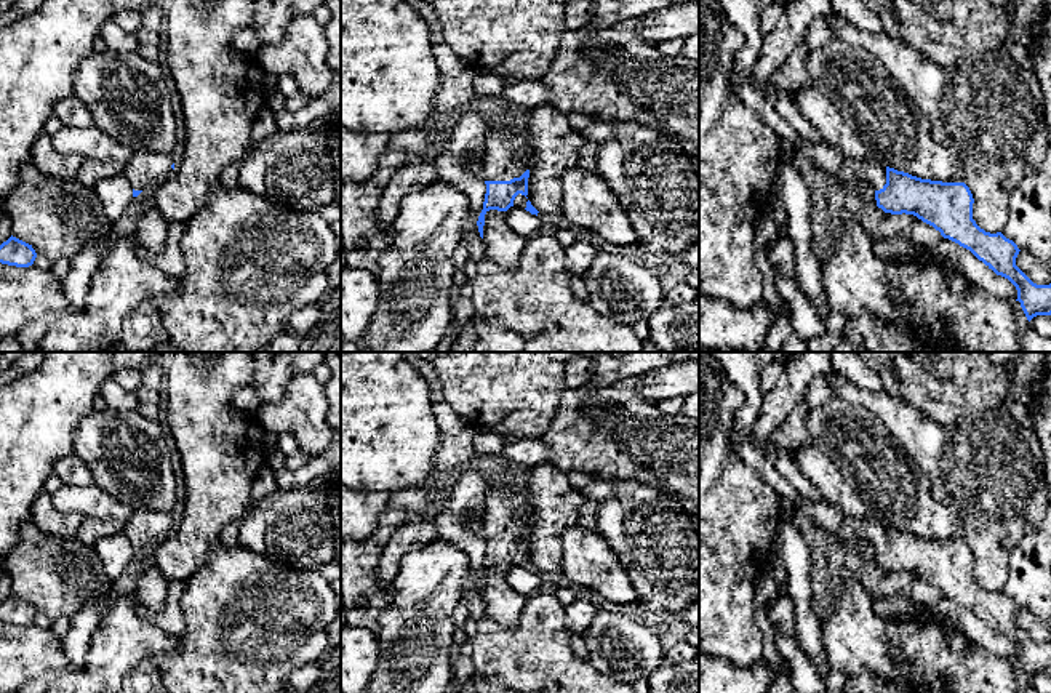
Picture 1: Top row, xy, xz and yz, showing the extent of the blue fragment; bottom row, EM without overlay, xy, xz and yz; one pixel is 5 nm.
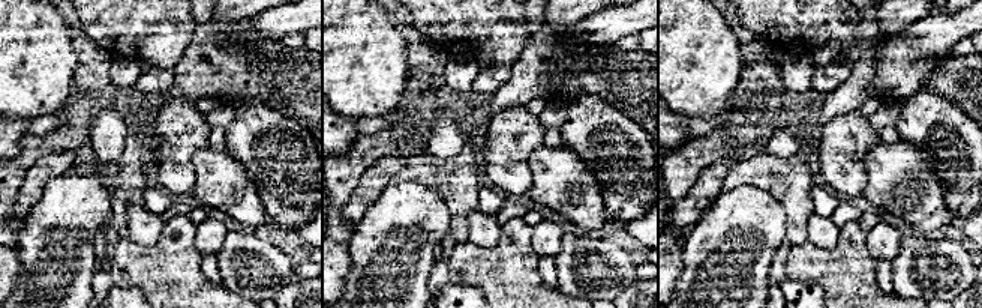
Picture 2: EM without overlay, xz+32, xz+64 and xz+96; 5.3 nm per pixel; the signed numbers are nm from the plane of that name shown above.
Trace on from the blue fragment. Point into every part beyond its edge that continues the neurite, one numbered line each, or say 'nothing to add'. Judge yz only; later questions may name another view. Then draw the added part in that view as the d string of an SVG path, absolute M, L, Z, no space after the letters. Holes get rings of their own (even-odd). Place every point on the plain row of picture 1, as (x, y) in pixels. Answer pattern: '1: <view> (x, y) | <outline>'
1: yz (872, 530) | M846 515L837 535L843 541L865 541L880 549L886 543L886 525L877 515L867 519Z

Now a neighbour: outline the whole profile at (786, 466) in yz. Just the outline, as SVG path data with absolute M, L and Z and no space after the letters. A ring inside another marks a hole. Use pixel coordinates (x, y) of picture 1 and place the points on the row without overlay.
M773 442L766 443L761 451L803 499L813 503L821 503L824 499L819 490L800 471L797 463L787 453L777 450Z

